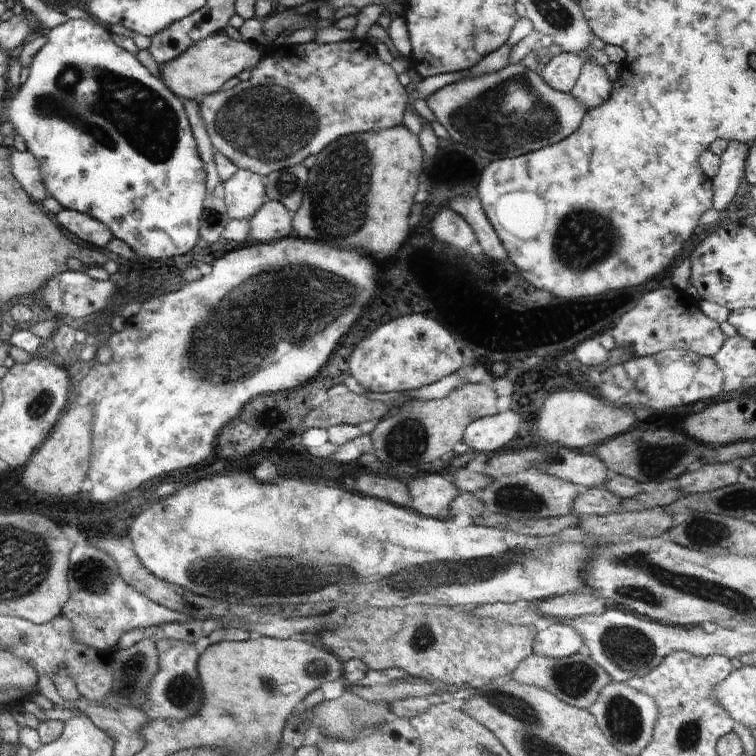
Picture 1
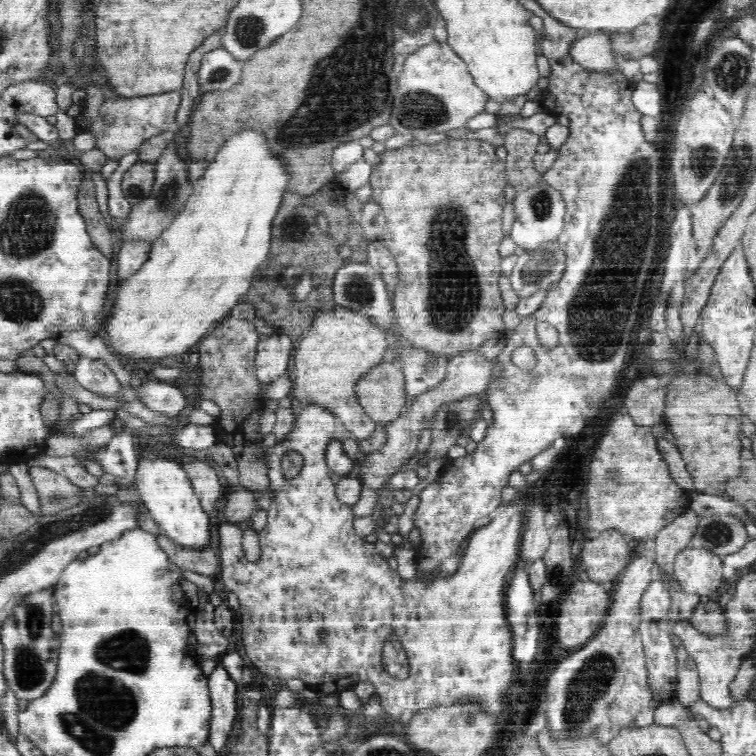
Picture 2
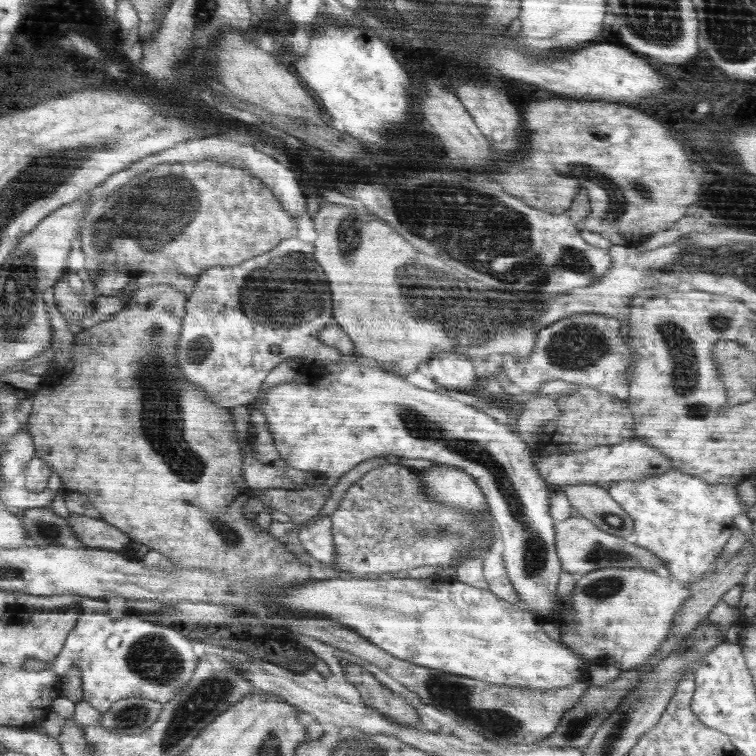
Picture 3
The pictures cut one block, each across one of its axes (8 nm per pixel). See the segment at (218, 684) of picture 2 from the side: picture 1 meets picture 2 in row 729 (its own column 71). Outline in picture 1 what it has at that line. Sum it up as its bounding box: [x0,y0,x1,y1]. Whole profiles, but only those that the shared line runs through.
[58,208,114,248]

